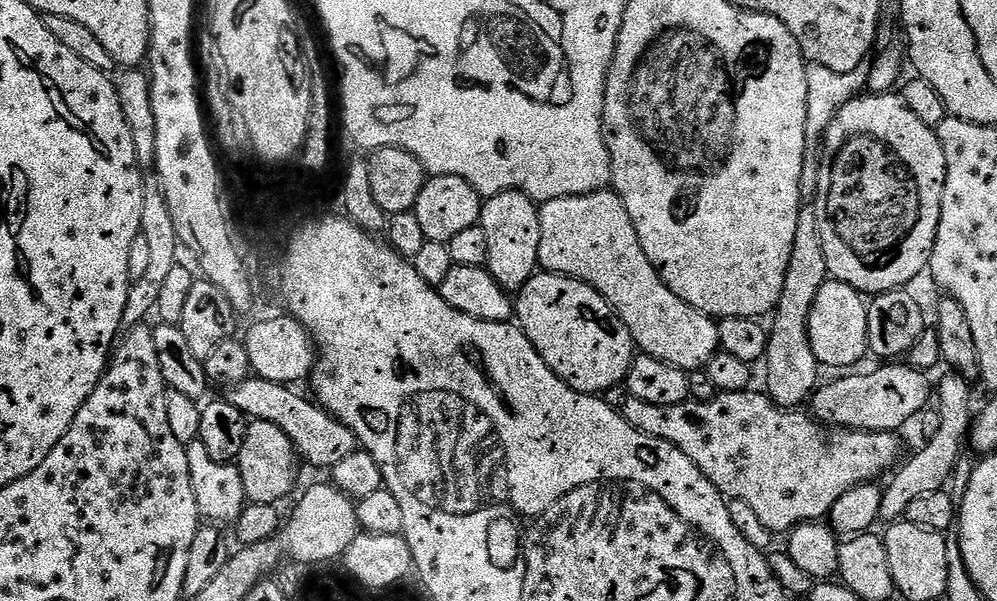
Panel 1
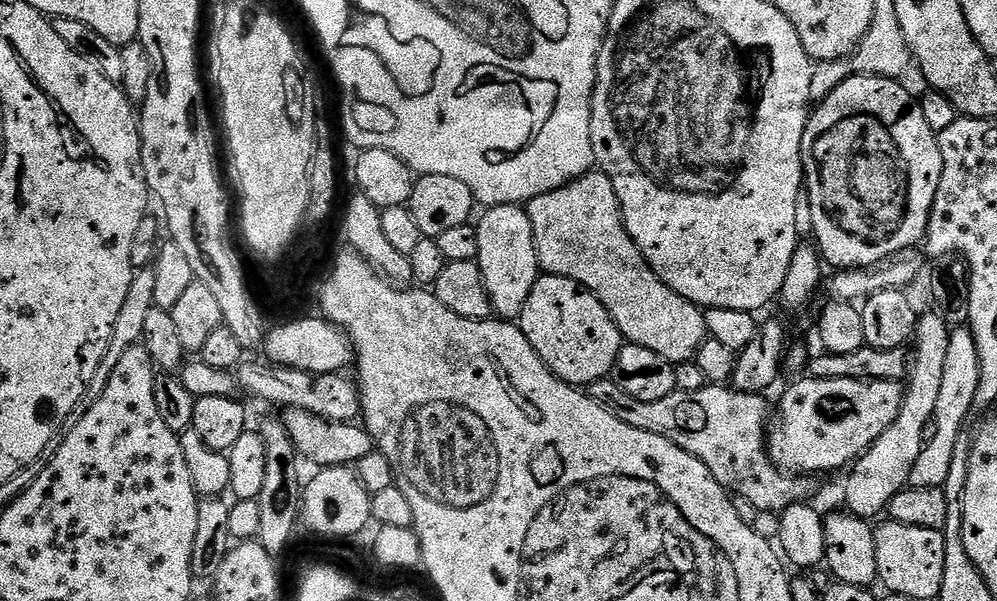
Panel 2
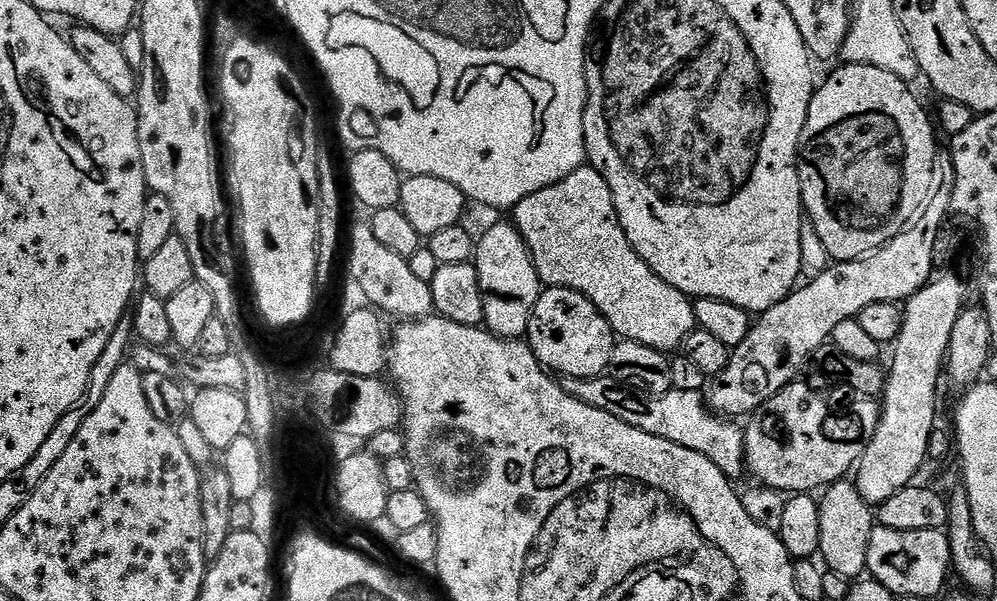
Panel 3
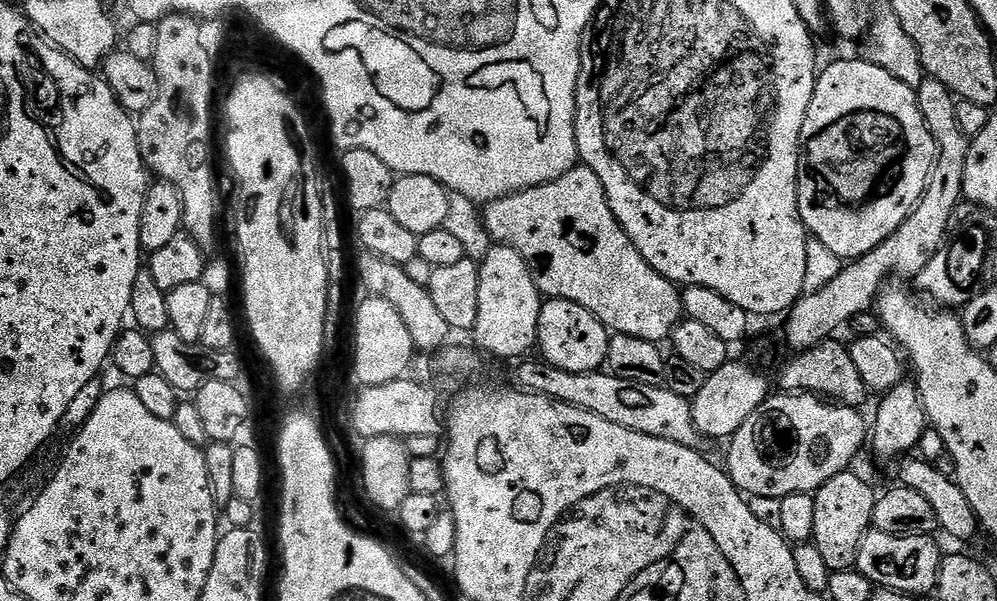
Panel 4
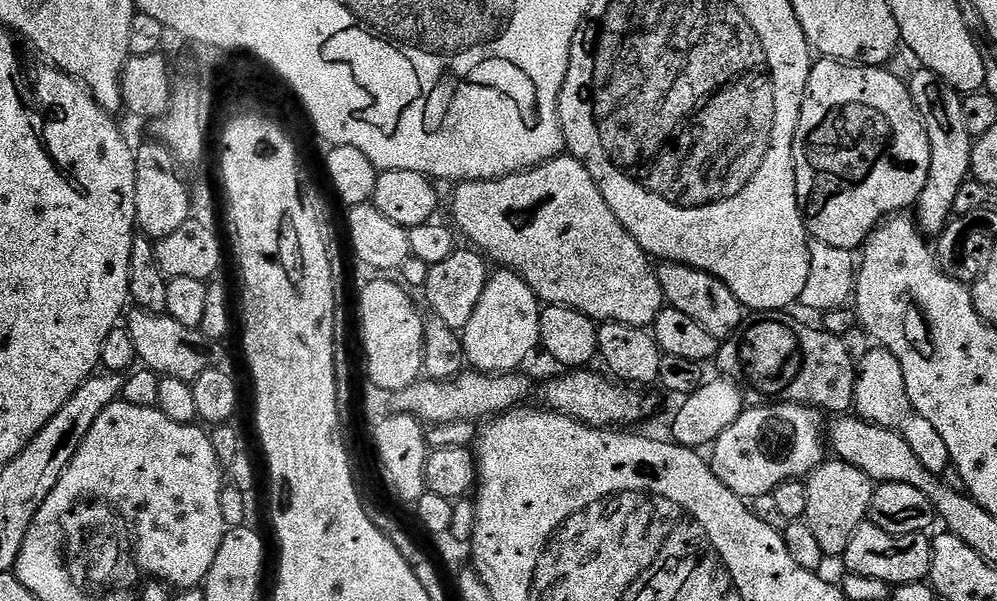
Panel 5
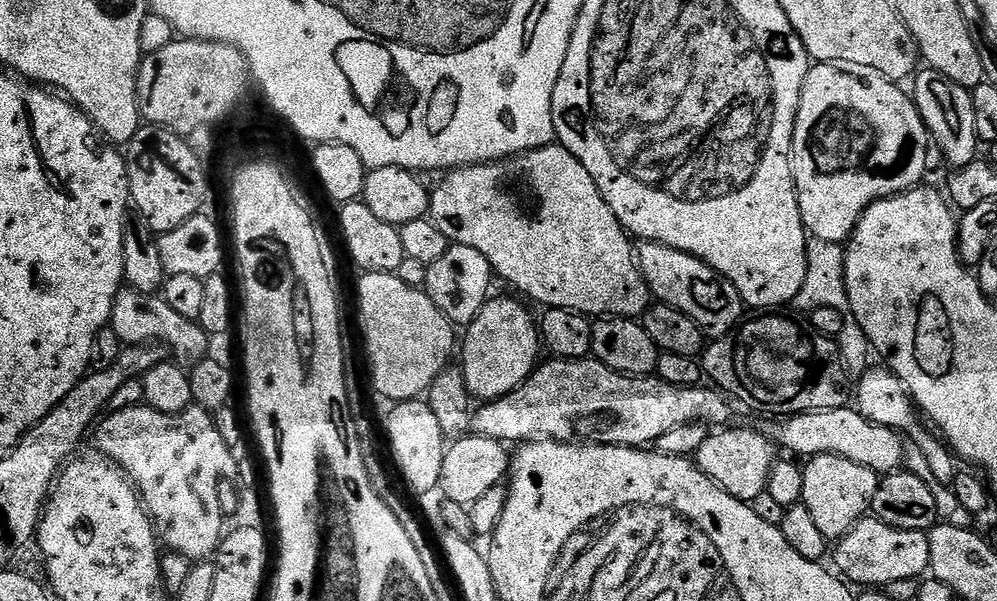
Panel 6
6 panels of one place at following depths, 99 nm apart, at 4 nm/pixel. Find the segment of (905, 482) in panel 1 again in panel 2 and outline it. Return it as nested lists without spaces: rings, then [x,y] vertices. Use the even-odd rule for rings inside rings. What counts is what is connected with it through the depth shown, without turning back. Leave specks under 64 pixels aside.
[[[953,327],[950,331],[950,347],[946,349],[946,363],[942,373],[942,387],[938,394],[938,406],[934,417],[938,426],[935,439],[925,443],[924,448],[918,454],[918,462],[914,462],[914,470],[910,470],[909,485],[914,488],[943,488],[946,477],[950,474],[950,465],[954,459],[954,449],[958,442],[958,436],[966,428],[969,419],[968,411],[973,405],[974,394],[978,394],[978,382],[980,381],[980,359],[978,358],[978,346],[974,342],[974,334],[971,327]]]

